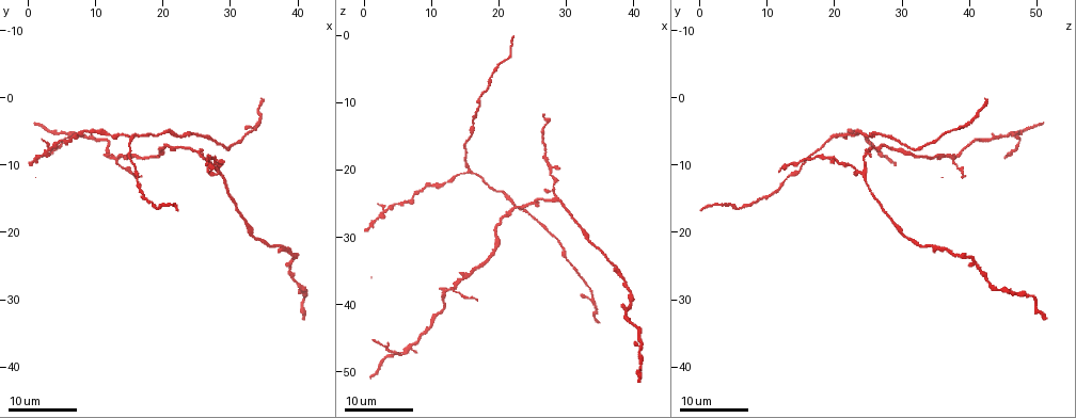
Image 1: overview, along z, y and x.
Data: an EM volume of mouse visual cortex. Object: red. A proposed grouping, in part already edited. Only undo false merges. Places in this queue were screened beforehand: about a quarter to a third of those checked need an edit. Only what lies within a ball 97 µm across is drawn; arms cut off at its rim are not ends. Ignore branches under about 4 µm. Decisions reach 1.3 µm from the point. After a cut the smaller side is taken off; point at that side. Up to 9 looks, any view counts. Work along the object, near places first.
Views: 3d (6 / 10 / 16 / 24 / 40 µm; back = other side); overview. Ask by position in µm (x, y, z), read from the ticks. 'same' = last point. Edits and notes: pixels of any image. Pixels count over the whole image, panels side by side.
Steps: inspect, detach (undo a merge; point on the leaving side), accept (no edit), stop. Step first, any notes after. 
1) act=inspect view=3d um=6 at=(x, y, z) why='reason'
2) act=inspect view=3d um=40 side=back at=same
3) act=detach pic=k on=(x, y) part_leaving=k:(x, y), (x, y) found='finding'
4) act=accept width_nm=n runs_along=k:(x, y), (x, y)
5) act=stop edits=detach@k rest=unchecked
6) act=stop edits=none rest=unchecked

act=inspect view=3d um=24 at=(6.0, 5.5, 47.0) why='three arms meet'

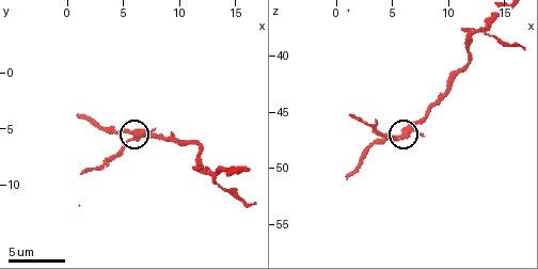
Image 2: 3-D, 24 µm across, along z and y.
act=inspect view=3d um=10 at=(6.0, 5.6, 47.0)

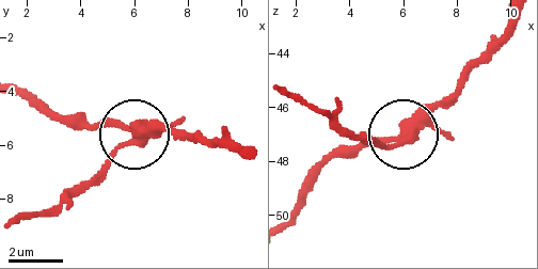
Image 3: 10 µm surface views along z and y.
act=detach pic=3 on=(115, 147) part_leaving=3:(149, 135), (110, 156), (48, 208), (20, 212) found='a second neuron is stuck on'

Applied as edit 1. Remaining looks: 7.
act=inspect view=3d um=16 at=(28.5, 11.0, 24.0) why='small branch off a trunk'

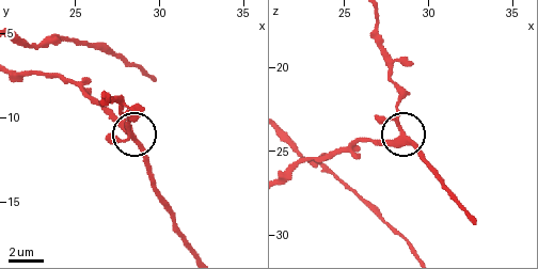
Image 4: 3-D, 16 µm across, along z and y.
act=inspect view=3d um=10 at=(28.6, 11.2, 24.1) why='closer look'

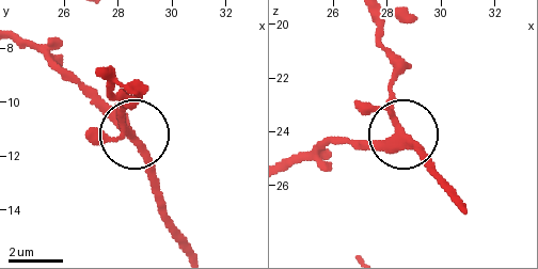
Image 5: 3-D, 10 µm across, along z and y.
act=inspect view=3d um=10 side=back at=(28.5, 11.2, 24.0) why='from behind'

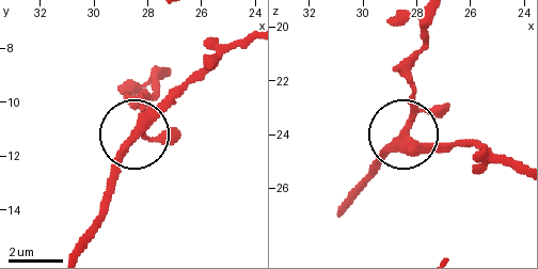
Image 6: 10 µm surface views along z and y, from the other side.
act=accept arms=4 runs_along=6:(430, 153), (406, 125), (412, 79) found='continuous, no second neuron'

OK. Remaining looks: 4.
act=inspect view=overview

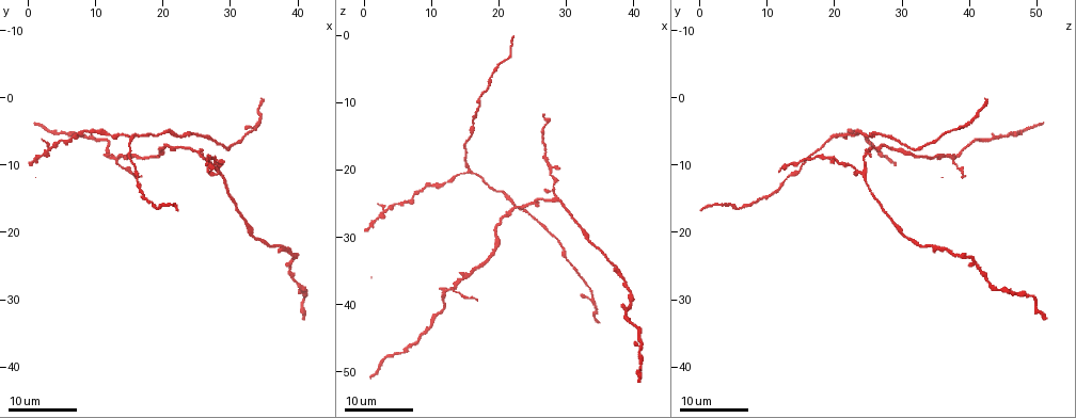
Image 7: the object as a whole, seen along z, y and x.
act=inspect view=3d um=24 at=(15.5, 5.5, 20.0) why='three arms meet'

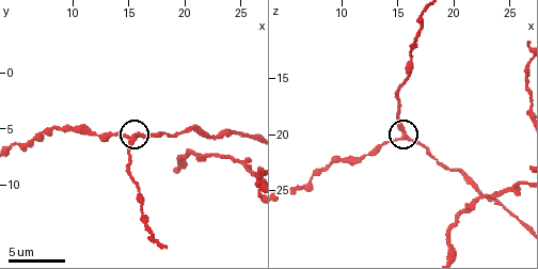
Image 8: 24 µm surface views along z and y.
act=inspect view=3d um=6 at=(15.4, 5.8, 19.8)

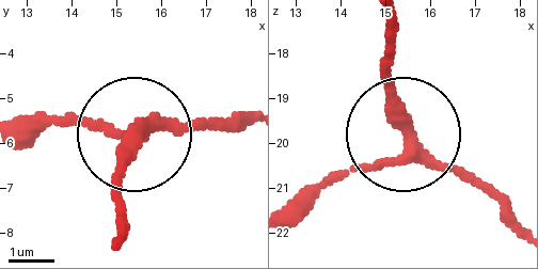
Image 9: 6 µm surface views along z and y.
act=detach pic=9 on=(54, 117) width_nm=260 part_leaving=9:(116, 138), (17, 126) found='a second neuron is stuck on'

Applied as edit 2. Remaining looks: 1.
act=inspect view=3d um=16 at=(13.0, 9.4, 37.6) why='three arms meet'

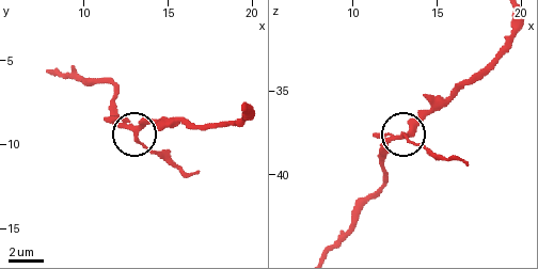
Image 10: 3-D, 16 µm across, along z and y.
act=accept arms=3 runs_along=10:(516, 20), (511, 37), (408, 131), (408, 137), (432, 157) found='continuous, no second neuron'

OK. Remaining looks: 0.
act=stop edits=detach@3,detach@9 rest=unchecked

